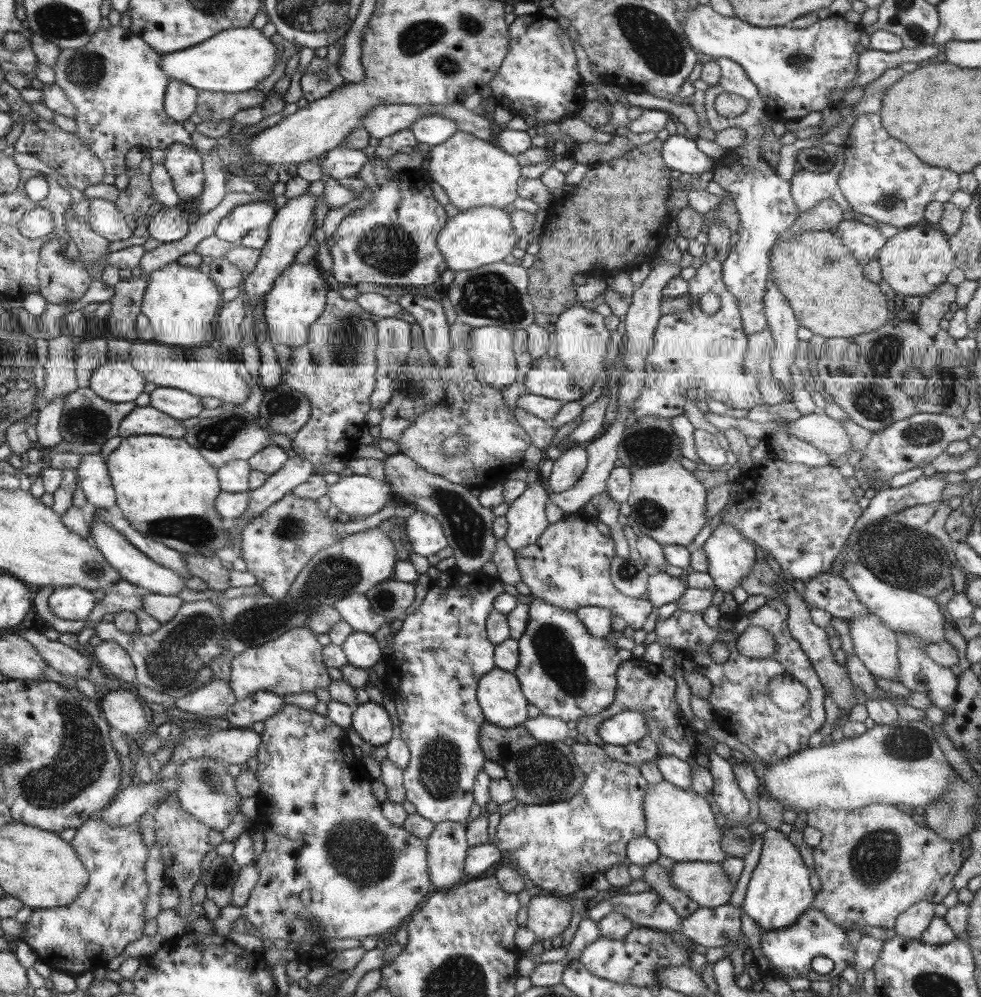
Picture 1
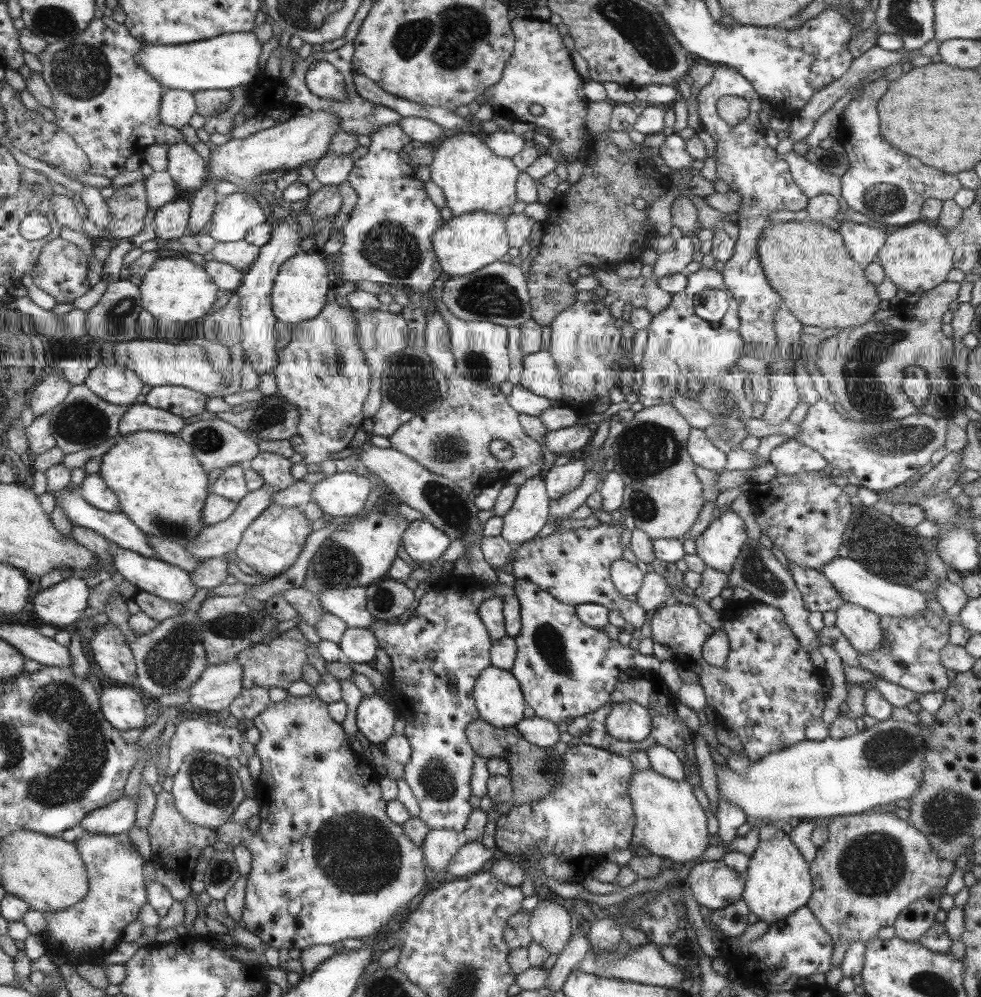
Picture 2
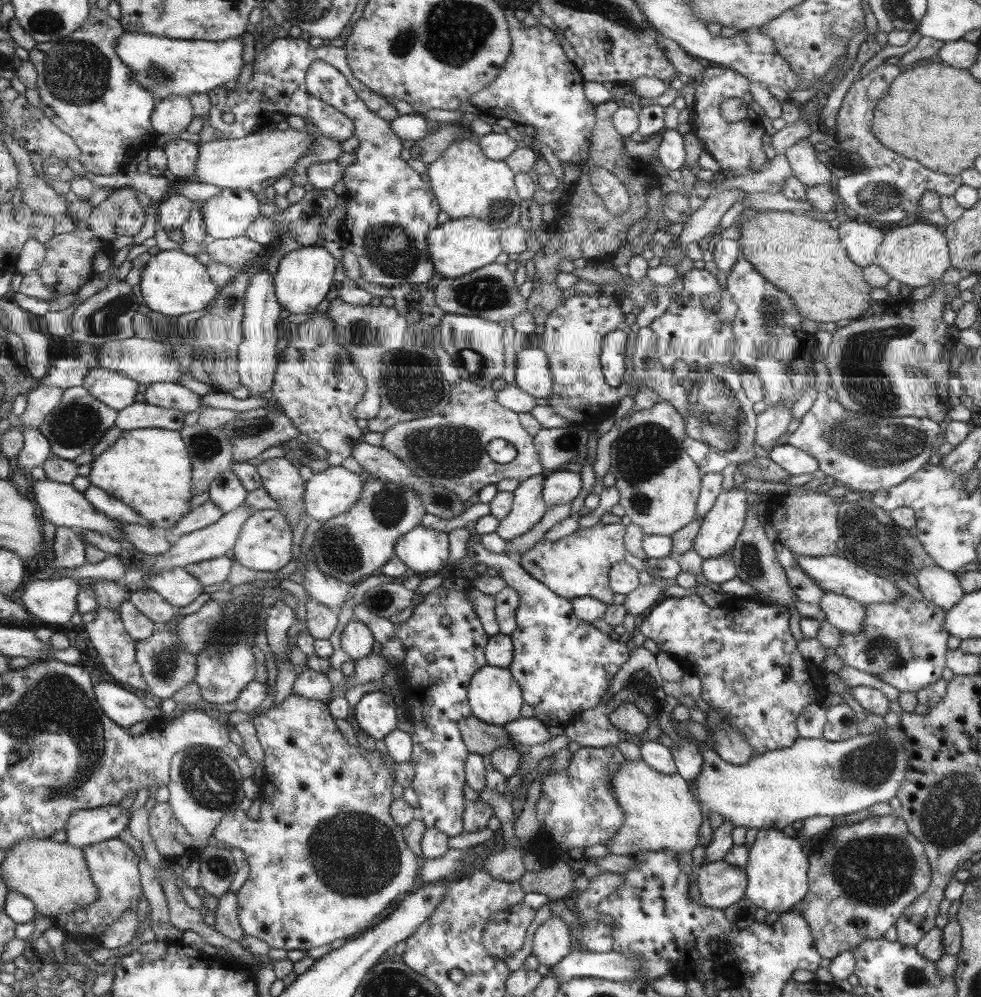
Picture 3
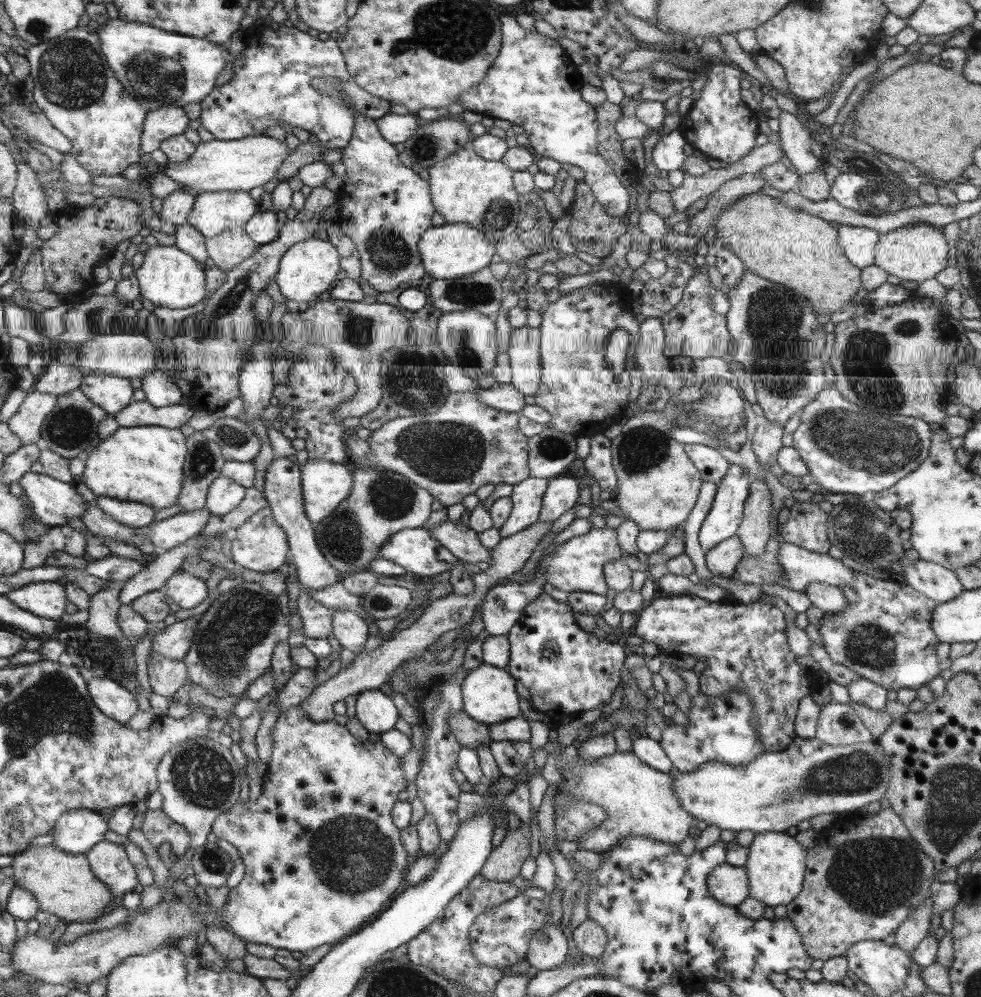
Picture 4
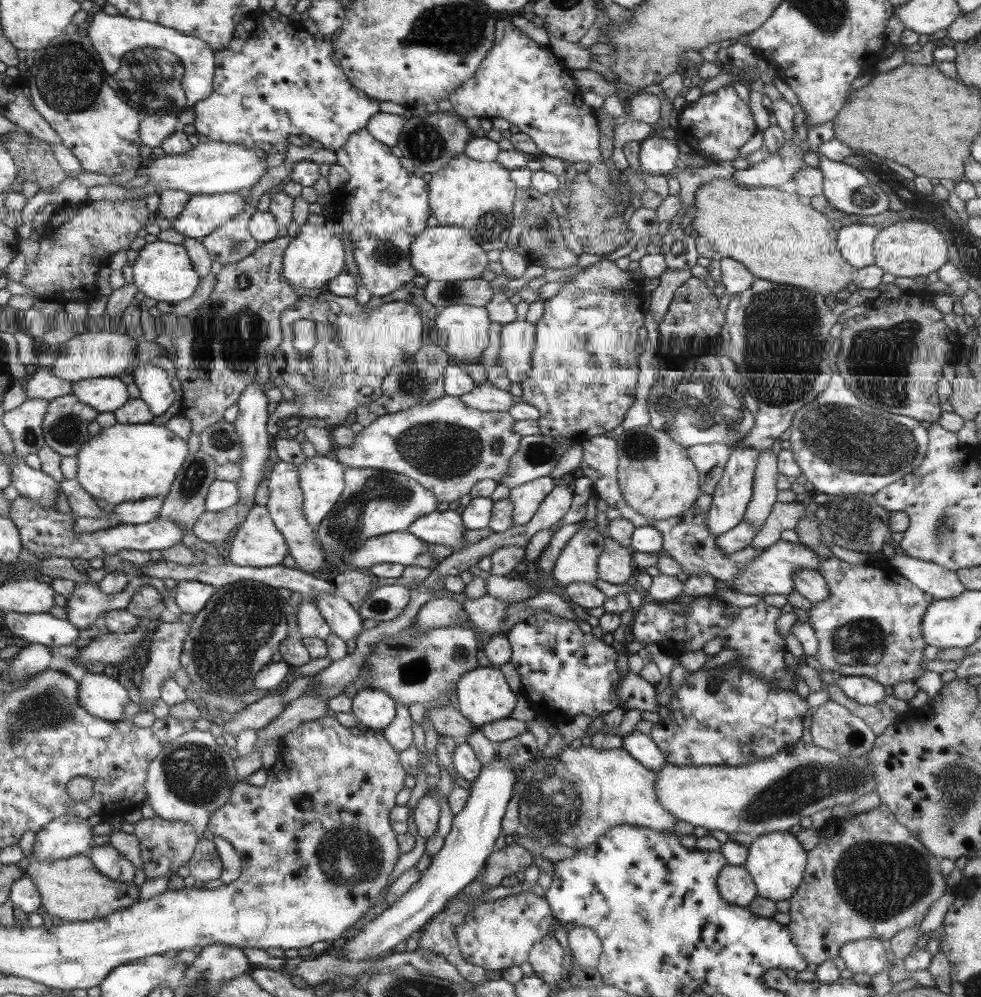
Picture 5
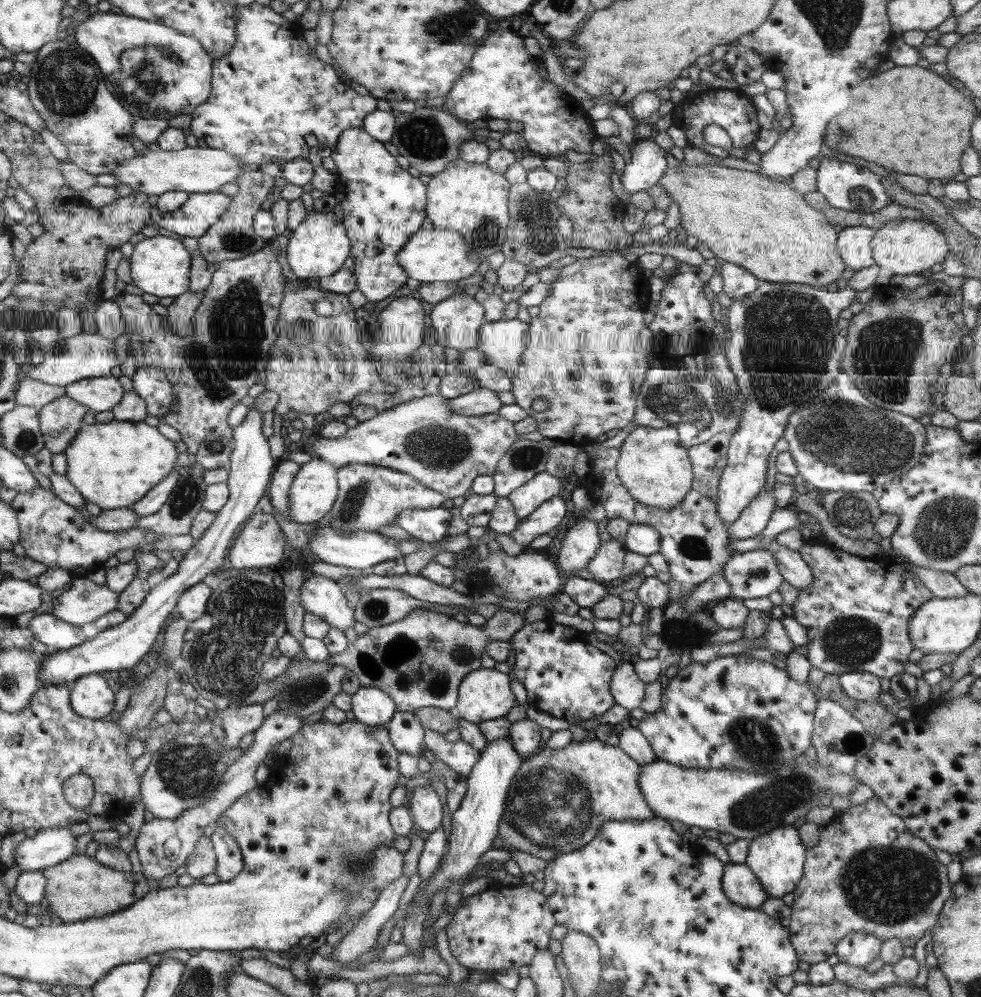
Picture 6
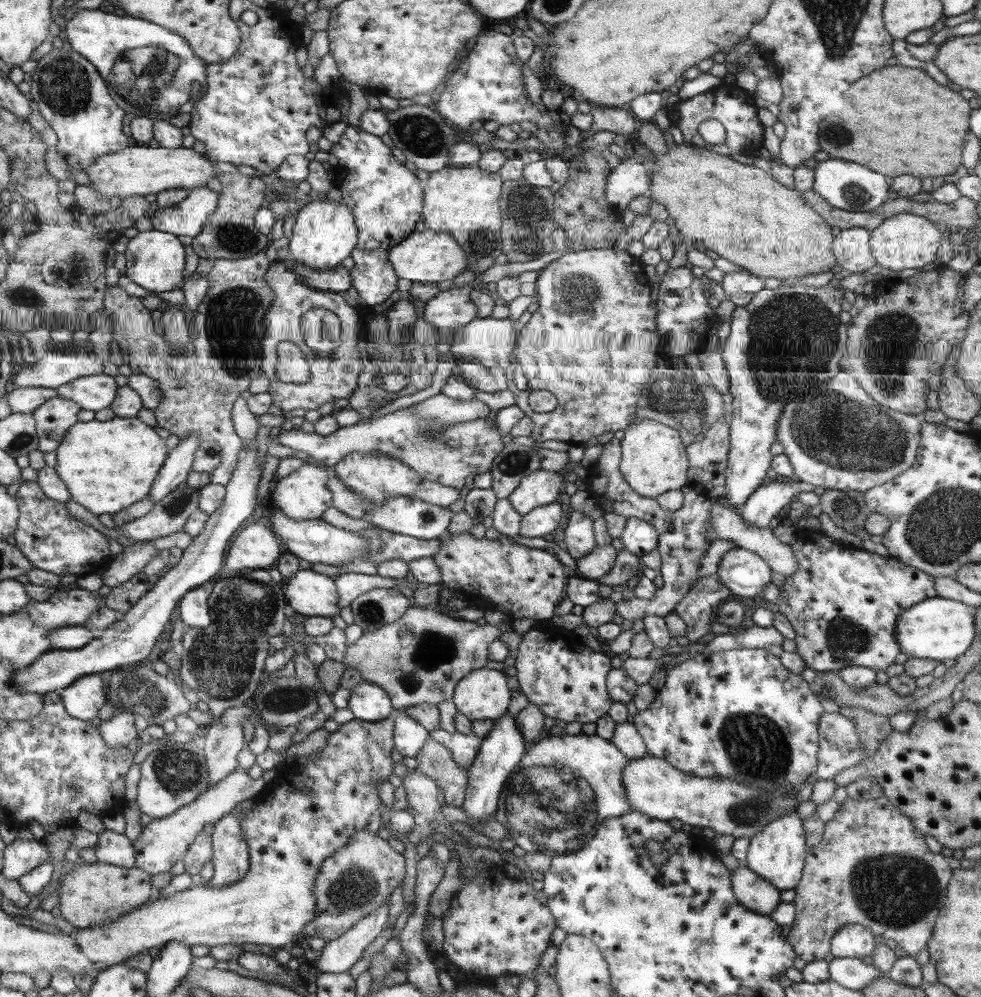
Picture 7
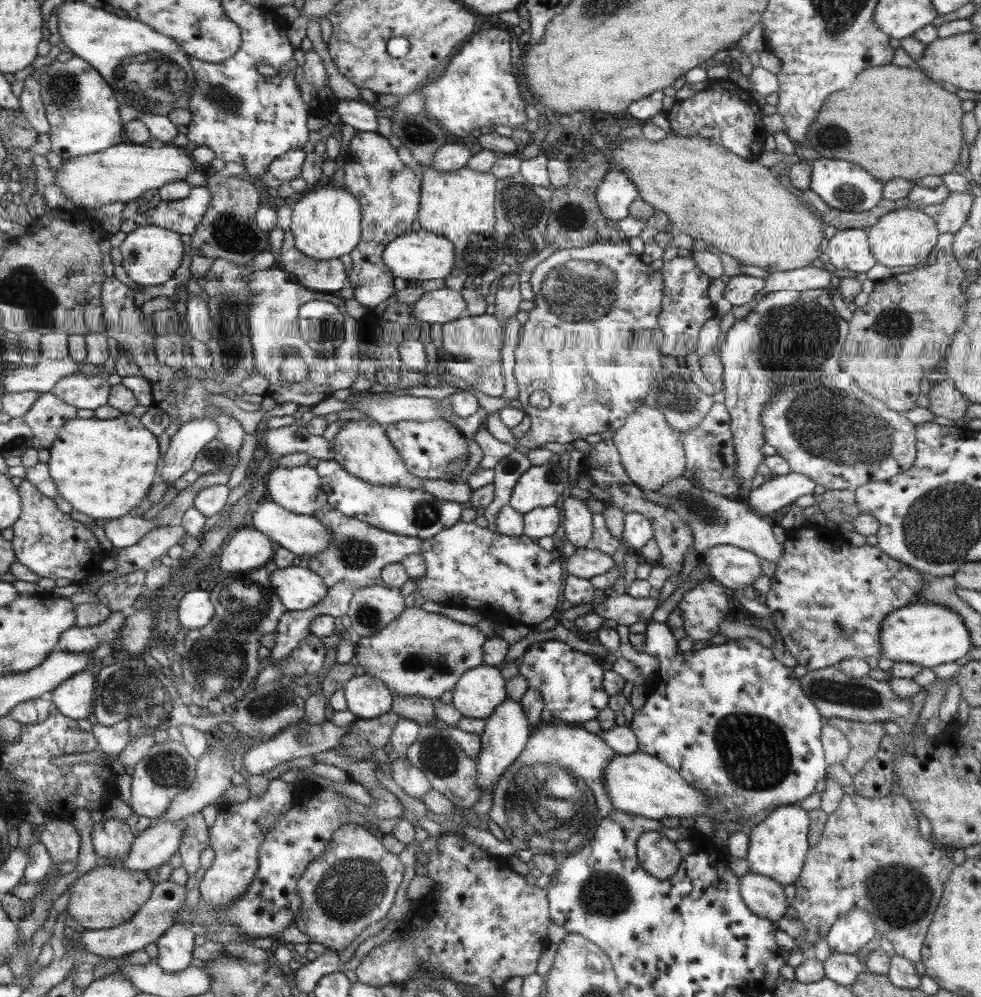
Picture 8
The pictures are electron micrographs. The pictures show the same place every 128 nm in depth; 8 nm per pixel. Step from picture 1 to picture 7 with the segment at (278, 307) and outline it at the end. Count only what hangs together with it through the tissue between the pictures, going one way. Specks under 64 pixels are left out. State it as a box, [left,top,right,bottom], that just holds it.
[287,198,357,271]

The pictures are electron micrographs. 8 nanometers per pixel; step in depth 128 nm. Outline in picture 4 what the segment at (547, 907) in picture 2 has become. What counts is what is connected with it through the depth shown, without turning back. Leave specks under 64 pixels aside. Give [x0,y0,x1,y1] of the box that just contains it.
[528,925,567,971]

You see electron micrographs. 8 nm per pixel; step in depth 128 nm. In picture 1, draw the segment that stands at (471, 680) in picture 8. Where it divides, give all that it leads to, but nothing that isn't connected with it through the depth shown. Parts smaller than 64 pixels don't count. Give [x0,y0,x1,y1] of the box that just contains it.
[476,668,527,729]

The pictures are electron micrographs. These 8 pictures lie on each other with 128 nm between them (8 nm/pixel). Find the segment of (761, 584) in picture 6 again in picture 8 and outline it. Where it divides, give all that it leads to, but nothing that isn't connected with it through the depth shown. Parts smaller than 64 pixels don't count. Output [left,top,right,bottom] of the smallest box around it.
[698,545,760,590]

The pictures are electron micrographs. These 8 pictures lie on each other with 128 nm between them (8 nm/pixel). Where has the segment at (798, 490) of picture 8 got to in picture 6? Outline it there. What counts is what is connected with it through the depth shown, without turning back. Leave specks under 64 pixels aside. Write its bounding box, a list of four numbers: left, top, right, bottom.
[726,492,775,540]

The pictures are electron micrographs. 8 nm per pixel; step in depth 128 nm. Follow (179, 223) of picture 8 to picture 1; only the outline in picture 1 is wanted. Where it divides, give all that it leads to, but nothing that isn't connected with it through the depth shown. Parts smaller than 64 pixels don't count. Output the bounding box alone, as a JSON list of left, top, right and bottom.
[213,201,276,245]

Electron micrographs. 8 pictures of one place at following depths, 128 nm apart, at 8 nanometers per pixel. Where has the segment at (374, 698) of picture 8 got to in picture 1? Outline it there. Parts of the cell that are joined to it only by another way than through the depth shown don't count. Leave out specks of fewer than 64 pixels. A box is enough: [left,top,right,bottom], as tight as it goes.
[350,701,391,746]

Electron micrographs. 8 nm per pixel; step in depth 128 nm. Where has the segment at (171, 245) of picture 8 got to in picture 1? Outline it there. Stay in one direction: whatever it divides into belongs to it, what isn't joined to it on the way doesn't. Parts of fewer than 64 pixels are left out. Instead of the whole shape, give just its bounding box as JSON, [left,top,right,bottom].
[140,261,219,349]

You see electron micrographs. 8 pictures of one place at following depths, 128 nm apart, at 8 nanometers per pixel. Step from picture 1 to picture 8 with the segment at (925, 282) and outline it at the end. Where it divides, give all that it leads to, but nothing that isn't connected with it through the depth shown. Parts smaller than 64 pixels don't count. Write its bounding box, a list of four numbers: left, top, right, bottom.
[866,208,937,268]

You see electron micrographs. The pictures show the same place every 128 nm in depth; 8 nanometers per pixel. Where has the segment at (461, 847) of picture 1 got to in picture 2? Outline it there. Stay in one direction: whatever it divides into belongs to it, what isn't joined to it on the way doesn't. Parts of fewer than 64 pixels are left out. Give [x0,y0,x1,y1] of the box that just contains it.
[421,829,462,872]

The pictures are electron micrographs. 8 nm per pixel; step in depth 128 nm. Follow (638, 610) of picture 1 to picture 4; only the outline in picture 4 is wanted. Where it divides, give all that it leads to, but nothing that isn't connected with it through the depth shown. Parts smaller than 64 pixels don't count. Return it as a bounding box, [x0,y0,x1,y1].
[535,522,624,595]

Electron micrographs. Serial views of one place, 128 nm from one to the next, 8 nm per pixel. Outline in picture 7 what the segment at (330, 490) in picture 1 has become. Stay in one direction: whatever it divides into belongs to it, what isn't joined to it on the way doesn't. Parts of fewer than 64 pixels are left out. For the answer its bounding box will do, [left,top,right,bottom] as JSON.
[270,463,332,520]

